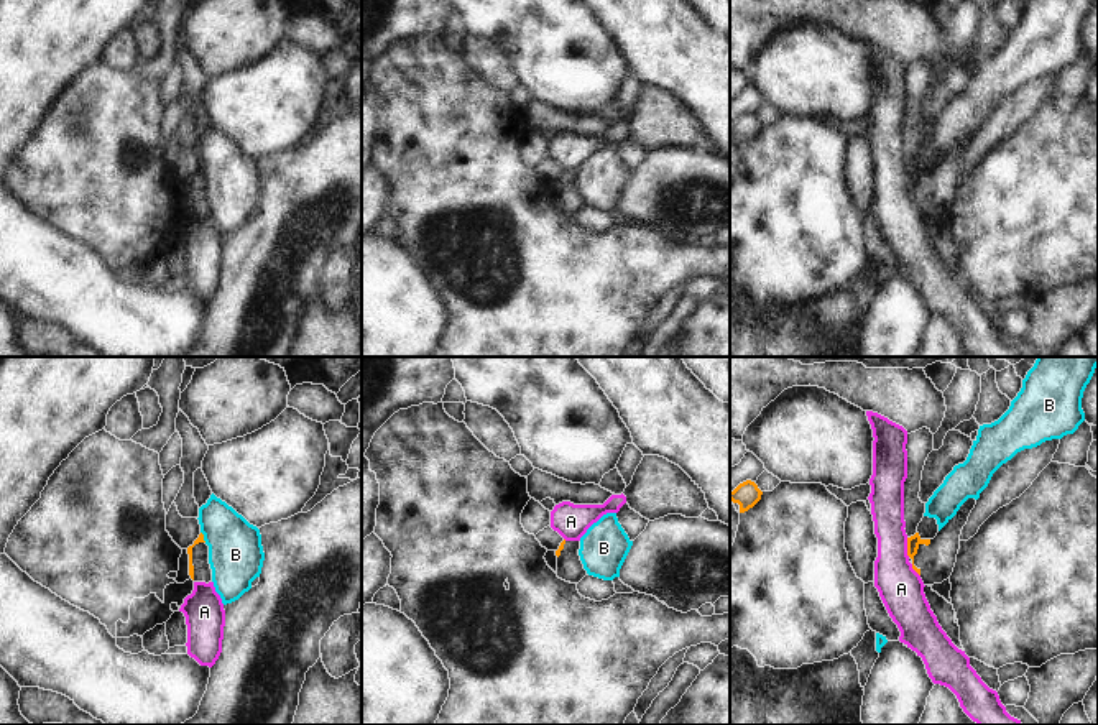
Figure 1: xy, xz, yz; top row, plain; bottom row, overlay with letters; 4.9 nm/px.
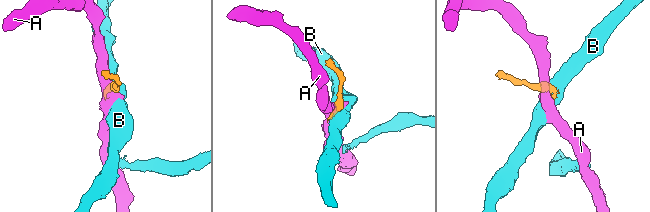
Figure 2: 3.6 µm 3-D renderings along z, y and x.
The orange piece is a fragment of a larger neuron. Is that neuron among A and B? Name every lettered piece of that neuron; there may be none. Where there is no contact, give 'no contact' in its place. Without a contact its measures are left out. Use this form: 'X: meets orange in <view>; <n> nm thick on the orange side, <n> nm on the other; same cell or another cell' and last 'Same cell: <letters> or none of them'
A: meets orange in yz; 60 nm thick on the orange side, 220 nm on the other; another cell
B: meets orange in xy; 30 nm thick on the orange side, 280 nm on the other; another cell
Same cell: none of them

